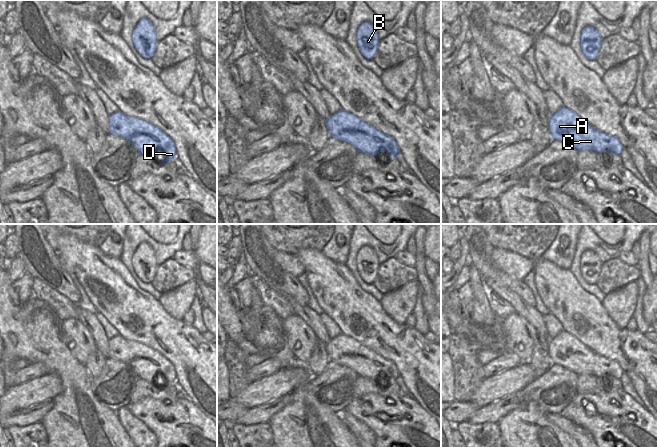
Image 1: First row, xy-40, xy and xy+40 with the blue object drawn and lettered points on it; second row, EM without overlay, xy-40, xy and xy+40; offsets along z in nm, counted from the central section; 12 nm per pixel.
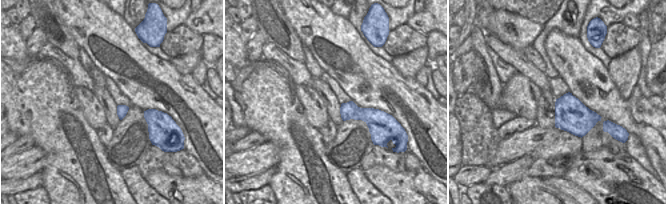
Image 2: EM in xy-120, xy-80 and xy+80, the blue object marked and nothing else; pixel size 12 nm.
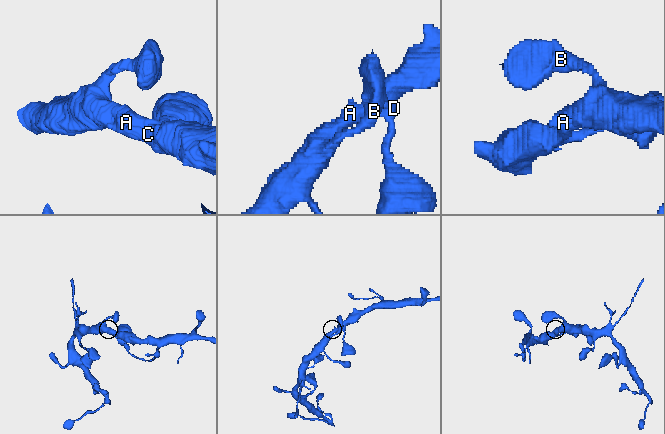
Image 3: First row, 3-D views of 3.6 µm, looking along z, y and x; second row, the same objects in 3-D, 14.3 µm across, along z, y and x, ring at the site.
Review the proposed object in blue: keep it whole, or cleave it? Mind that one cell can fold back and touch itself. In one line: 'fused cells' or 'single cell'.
single cell

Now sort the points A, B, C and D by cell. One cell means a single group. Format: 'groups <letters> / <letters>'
groups A B C D

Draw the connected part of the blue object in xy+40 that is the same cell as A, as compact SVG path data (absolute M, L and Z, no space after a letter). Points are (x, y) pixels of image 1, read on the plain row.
M566 331L549 339L549 356L552 364L558 364L578 375L609 375L621 378L624 371L620 365L588 348L580 340Z

